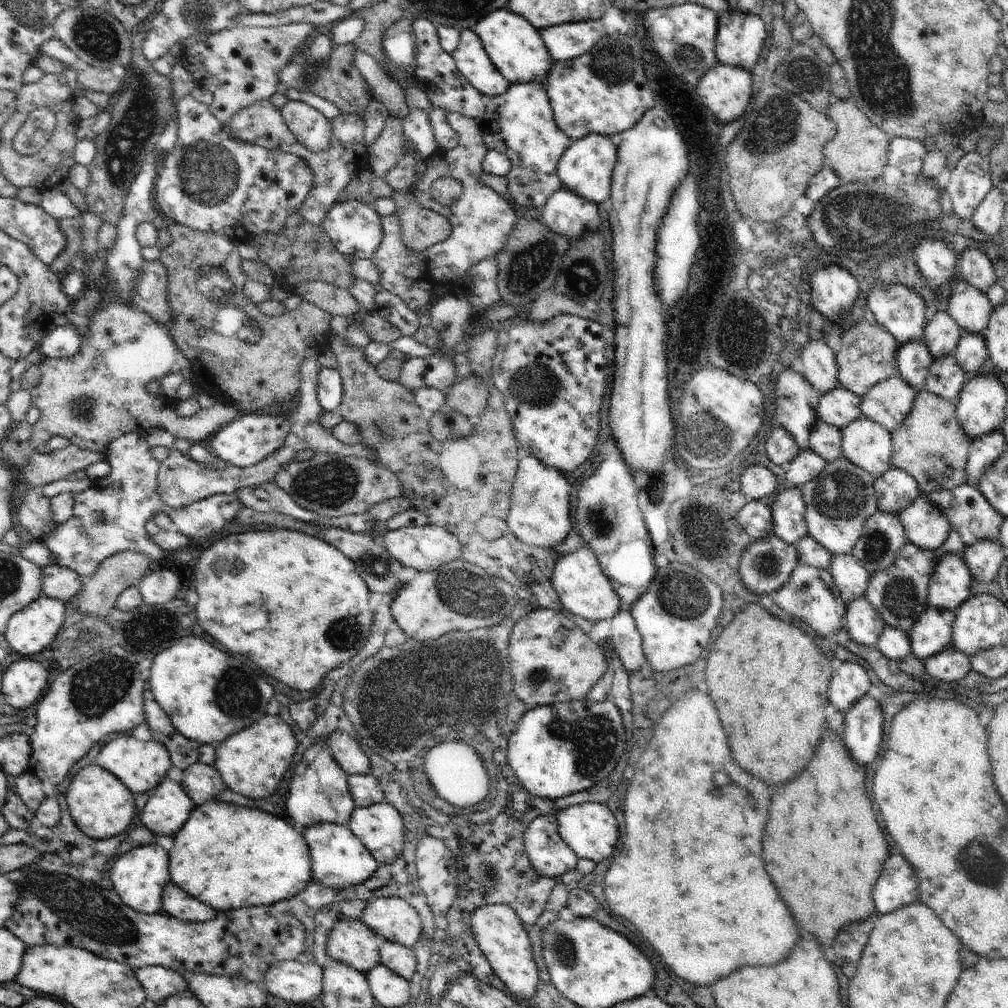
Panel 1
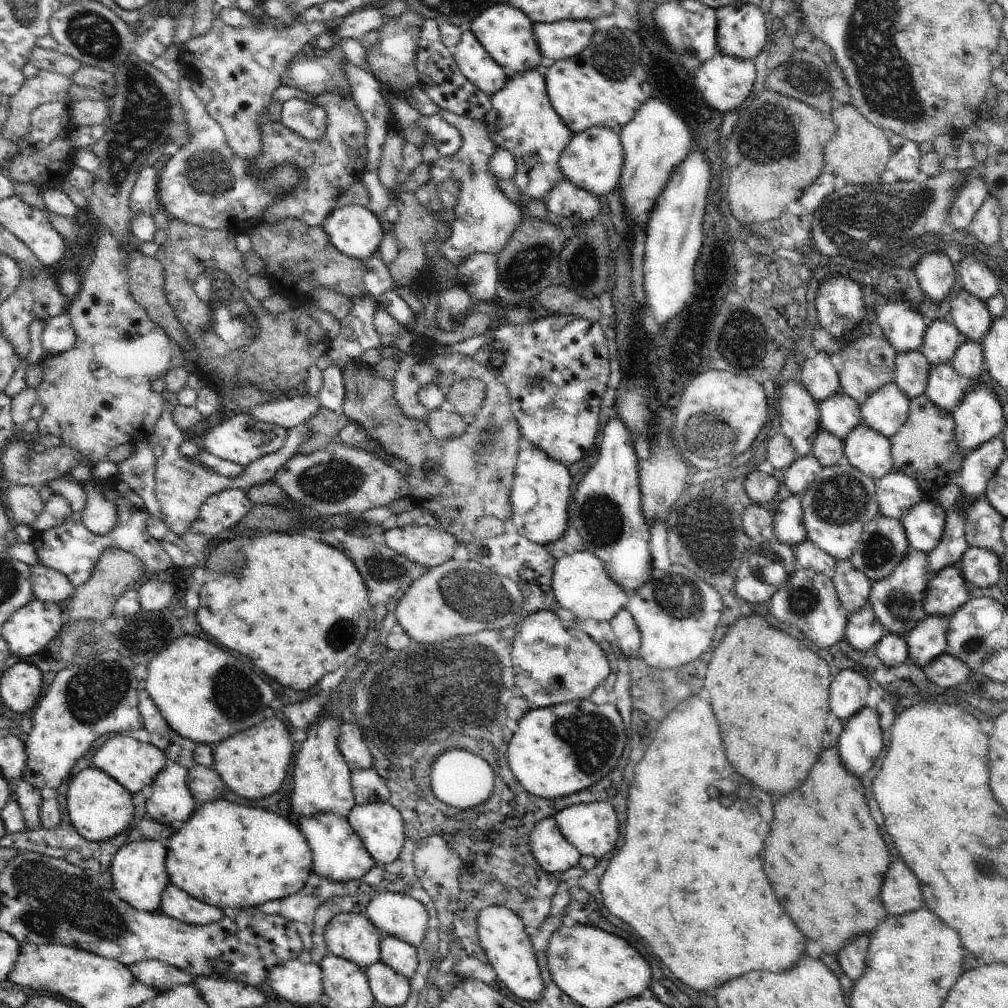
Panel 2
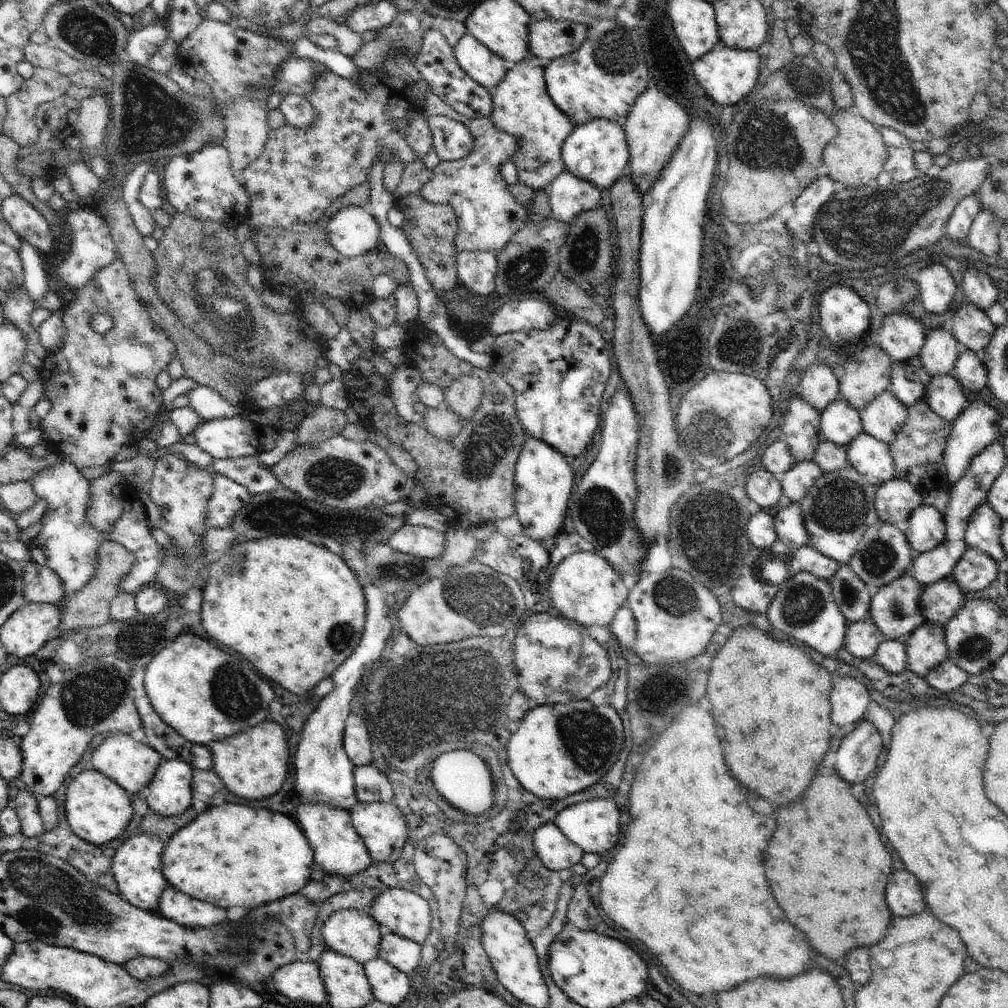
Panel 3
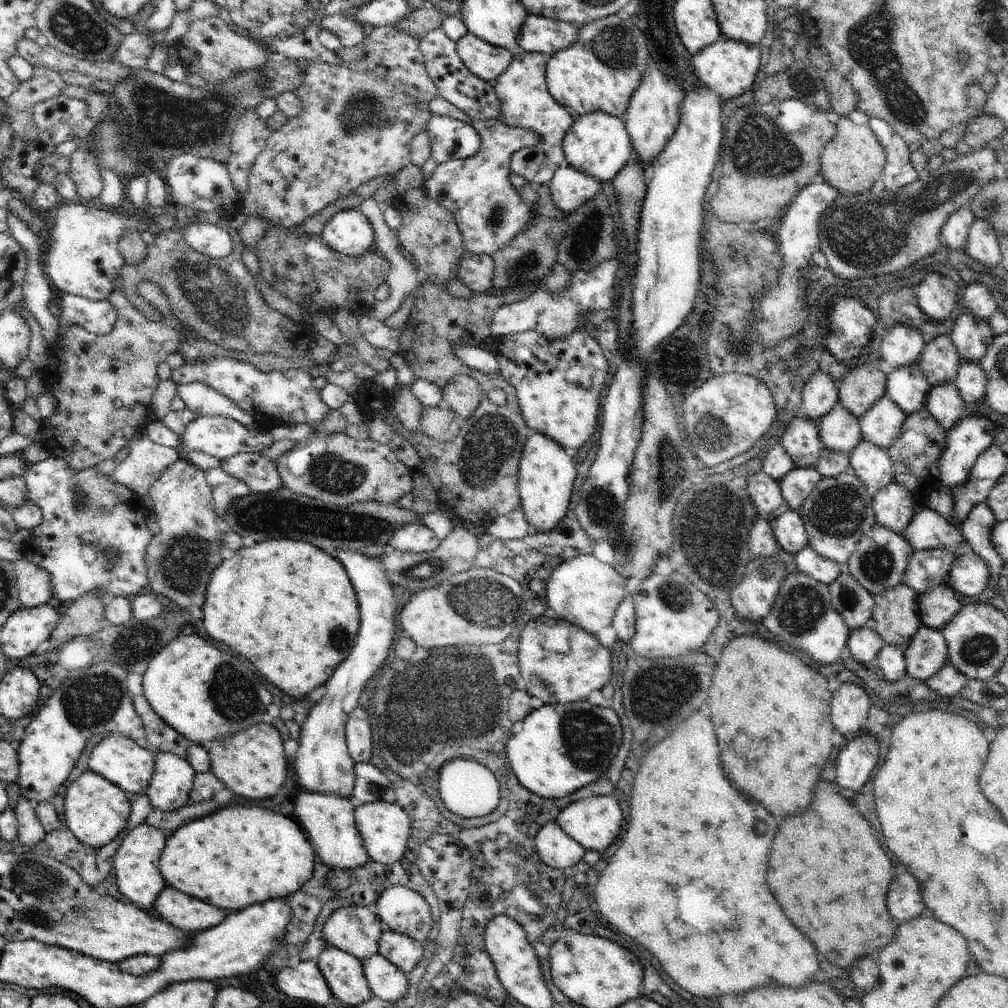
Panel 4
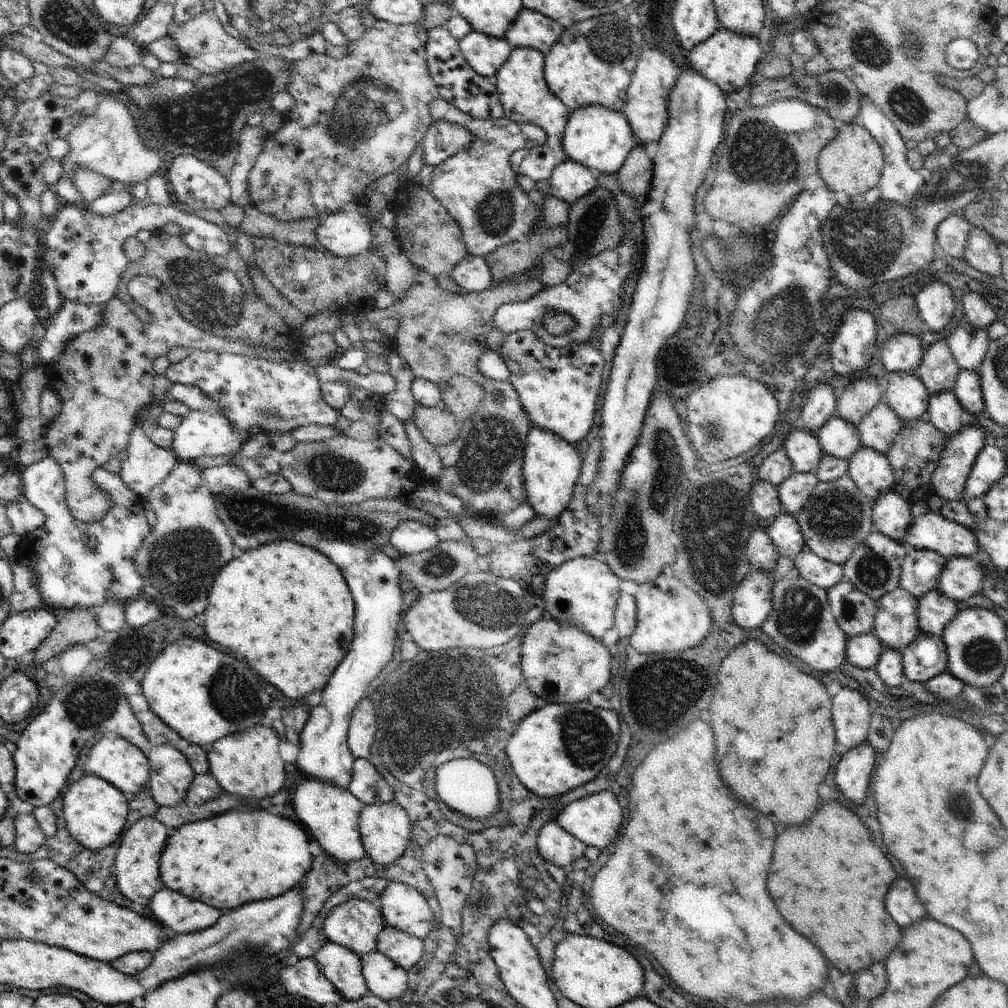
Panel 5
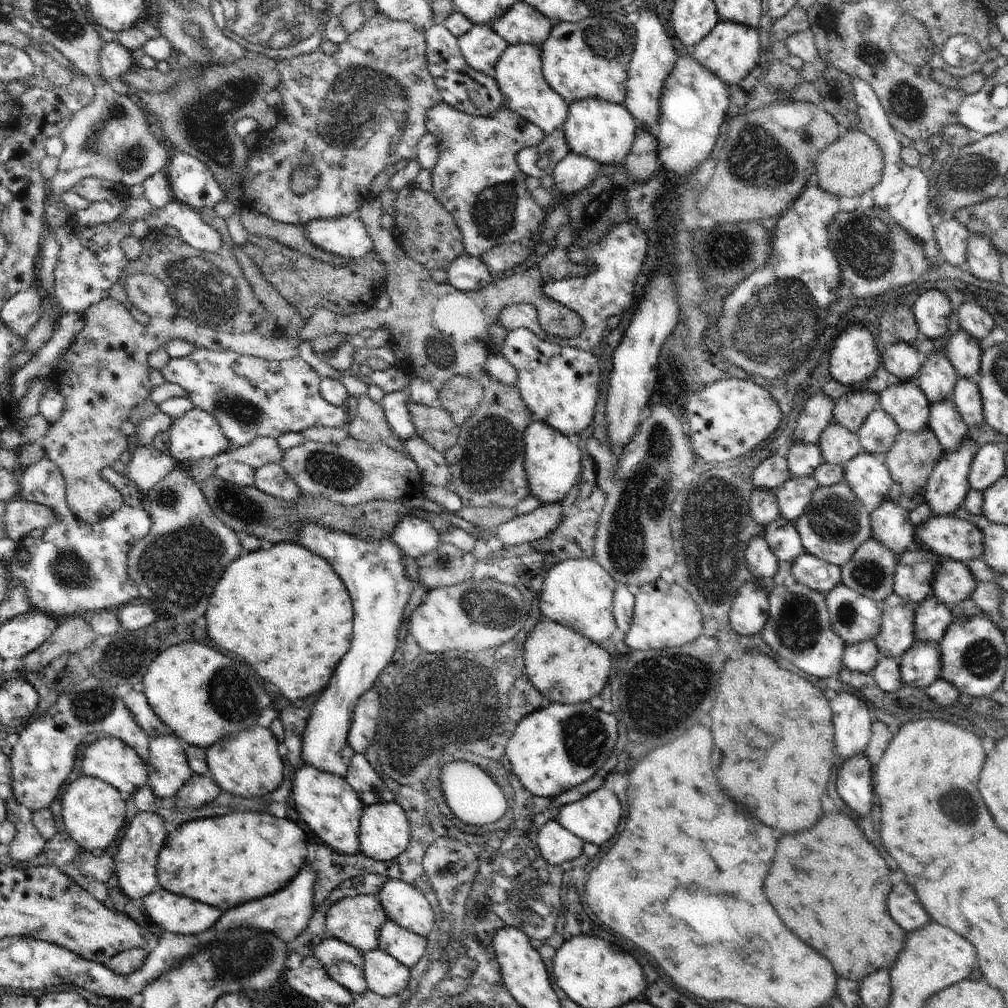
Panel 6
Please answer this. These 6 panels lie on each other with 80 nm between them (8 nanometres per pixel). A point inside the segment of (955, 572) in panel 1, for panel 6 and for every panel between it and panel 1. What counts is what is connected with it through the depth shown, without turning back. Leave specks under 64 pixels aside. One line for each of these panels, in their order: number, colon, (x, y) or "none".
2: (947, 591)
3: (941, 601)
4: (937, 606)
5: (935, 611)
6: (932, 618)

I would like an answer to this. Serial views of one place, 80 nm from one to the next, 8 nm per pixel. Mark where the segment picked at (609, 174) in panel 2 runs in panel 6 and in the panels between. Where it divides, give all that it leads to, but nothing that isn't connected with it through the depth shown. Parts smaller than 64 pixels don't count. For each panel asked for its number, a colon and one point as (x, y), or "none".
3: (597, 152)
4: (597, 144)
5: (599, 138)
6: (605, 132)

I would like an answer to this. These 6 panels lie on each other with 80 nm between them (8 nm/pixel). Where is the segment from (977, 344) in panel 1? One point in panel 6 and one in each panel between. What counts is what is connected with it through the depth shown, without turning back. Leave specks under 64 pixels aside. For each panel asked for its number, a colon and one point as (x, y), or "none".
2: (968, 362)
3: (968, 370)
4: (971, 382)
5: (967, 389)
6: (967, 398)

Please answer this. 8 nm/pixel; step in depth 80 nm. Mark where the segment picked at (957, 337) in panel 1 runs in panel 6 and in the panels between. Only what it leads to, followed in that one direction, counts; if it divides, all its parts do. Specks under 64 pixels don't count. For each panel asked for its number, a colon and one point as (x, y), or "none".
2: (942, 340)
3: (941, 350)
4: (939, 361)
5: (938, 370)
6: (937, 379)

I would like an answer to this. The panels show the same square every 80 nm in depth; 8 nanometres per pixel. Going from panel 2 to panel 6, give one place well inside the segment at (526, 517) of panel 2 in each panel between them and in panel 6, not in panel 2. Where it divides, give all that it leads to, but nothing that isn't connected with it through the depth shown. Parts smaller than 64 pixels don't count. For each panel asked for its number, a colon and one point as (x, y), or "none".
3: (544, 482)
4: (546, 476)
5: (551, 466)
6: (552, 461)

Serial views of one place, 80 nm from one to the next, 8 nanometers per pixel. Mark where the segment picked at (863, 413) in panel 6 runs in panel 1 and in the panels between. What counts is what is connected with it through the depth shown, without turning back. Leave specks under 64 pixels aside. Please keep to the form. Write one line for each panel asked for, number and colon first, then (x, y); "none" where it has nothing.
1: (867, 356)
2: (869, 361)
3: (867, 374)
4: (862, 386)
5: (856, 400)

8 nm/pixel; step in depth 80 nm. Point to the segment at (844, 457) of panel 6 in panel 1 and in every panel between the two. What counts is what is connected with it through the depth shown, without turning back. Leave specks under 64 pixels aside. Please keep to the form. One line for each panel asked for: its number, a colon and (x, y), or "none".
1: (839, 406)
2: (839, 415)
3: (840, 423)
4: (839, 430)
5: (839, 438)

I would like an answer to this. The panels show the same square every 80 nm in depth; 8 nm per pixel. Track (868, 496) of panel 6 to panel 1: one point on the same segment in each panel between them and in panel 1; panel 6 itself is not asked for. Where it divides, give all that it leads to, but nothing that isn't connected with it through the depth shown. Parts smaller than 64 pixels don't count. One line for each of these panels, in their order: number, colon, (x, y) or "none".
1: (866, 443)
2: (869, 451)
3: (872, 458)
4: (872, 464)
5: (870, 469)

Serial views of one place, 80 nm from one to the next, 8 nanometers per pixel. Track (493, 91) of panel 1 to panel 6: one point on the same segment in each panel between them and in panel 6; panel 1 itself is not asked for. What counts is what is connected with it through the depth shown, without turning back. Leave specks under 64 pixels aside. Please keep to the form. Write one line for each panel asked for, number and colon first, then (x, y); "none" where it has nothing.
2: (473, 61)
3: (487, 68)
4: (485, 61)
5: (485, 54)
6: (481, 47)

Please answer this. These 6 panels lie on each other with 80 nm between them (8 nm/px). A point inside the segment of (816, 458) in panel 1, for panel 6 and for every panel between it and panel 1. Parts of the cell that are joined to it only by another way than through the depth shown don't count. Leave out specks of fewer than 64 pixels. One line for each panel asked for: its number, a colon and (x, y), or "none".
2: (799, 476)
3: (795, 483)
4: (796, 485)
5: (794, 491)
6: (794, 496)

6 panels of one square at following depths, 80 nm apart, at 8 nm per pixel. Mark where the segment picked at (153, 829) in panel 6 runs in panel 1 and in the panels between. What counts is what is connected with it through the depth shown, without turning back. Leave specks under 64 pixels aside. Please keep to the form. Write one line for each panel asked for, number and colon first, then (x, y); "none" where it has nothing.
1: (139, 876)
2: (138, 870)
3: (137, 865)
4: (136, 863)
5: (137, 860)

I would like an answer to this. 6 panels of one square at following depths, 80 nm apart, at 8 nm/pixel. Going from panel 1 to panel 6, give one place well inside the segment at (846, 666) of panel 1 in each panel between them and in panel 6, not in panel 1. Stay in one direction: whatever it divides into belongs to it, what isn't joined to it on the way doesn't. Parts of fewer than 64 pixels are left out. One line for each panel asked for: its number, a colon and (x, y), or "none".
2: (849, 689)
3: (850, 698)
4: (850, 704)
5: (851, 712)
6: (852, 722)

